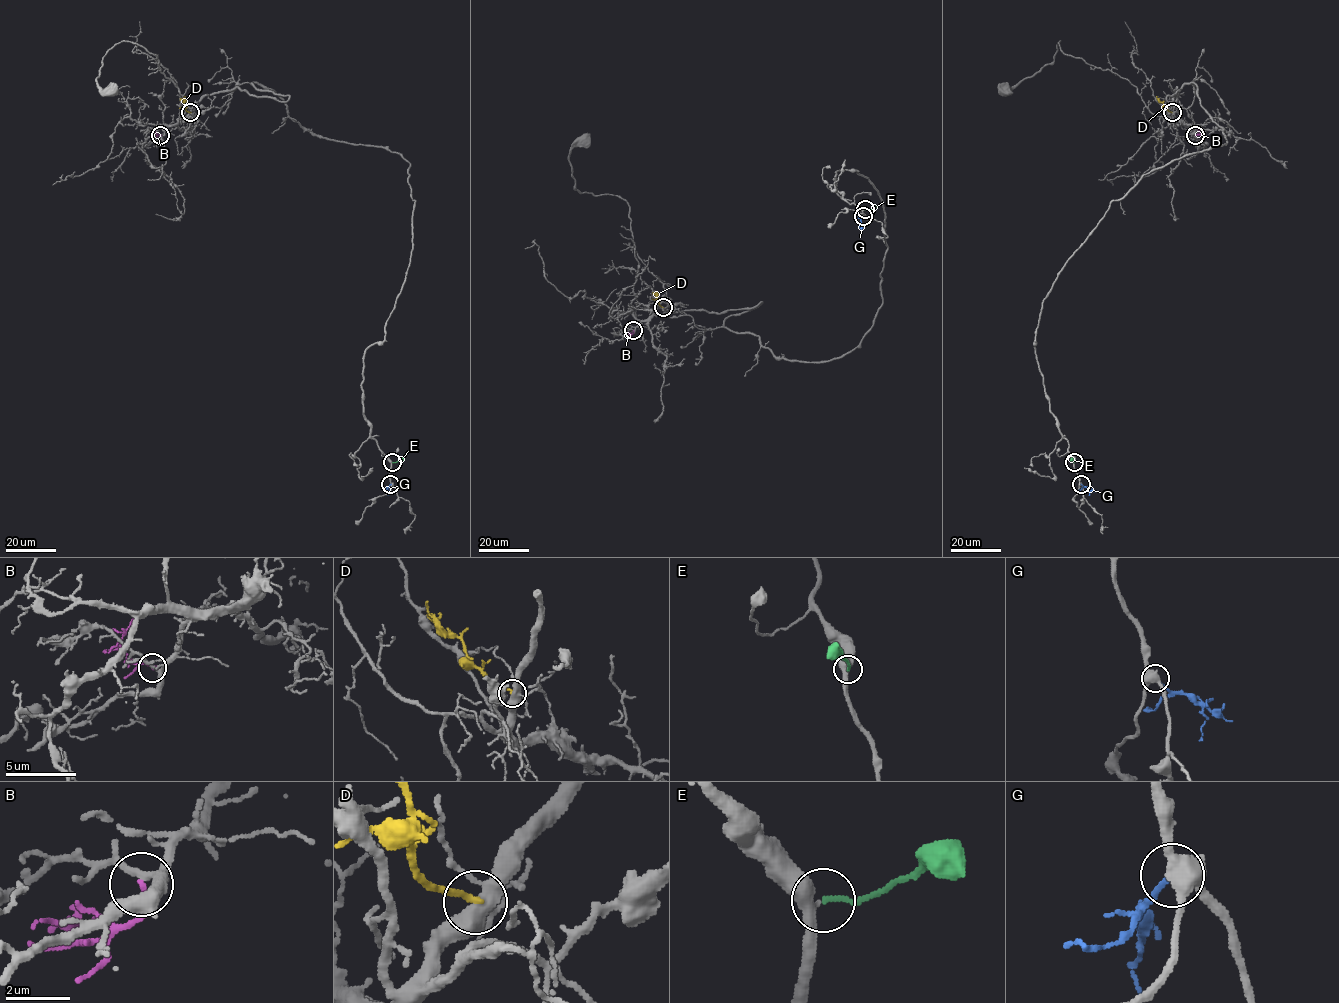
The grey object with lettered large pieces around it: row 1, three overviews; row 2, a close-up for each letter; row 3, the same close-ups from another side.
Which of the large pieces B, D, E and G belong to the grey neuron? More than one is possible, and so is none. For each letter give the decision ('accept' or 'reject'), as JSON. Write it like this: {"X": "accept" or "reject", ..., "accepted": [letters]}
{"B": "accept", "D": "reject", "E": "accept", "G": "reject", "accepted": ["B", "E"]}

